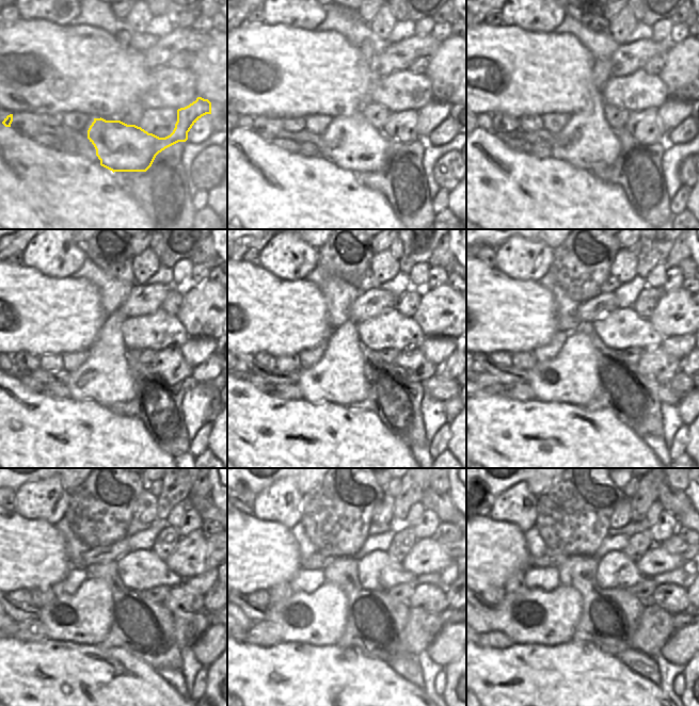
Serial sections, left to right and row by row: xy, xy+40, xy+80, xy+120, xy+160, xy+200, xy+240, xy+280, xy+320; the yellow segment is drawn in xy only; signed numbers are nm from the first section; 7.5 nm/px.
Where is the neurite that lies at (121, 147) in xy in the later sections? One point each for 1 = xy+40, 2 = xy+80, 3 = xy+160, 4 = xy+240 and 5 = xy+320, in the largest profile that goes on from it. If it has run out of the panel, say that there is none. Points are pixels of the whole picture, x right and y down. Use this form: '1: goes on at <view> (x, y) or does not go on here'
1: goes on at xy+40 (350, 142)
2: goes on at xy+80 (587, 141)
3: goes on at xy+160 (338, 376)
4: goes on at xy+240 (85, 616)
5: goes on at xy+320 (537, 616)

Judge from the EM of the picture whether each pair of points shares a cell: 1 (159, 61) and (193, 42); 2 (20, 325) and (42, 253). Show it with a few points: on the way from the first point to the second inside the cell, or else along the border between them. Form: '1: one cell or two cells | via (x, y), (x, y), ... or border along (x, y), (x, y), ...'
1: one cell | via (168, 52), (176, 44), (185, 43)
2: two cells | border along (22, 263), (46, 275), (60, 278)

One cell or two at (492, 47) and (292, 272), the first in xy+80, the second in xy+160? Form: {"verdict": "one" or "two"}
{"verdict": "two"}

